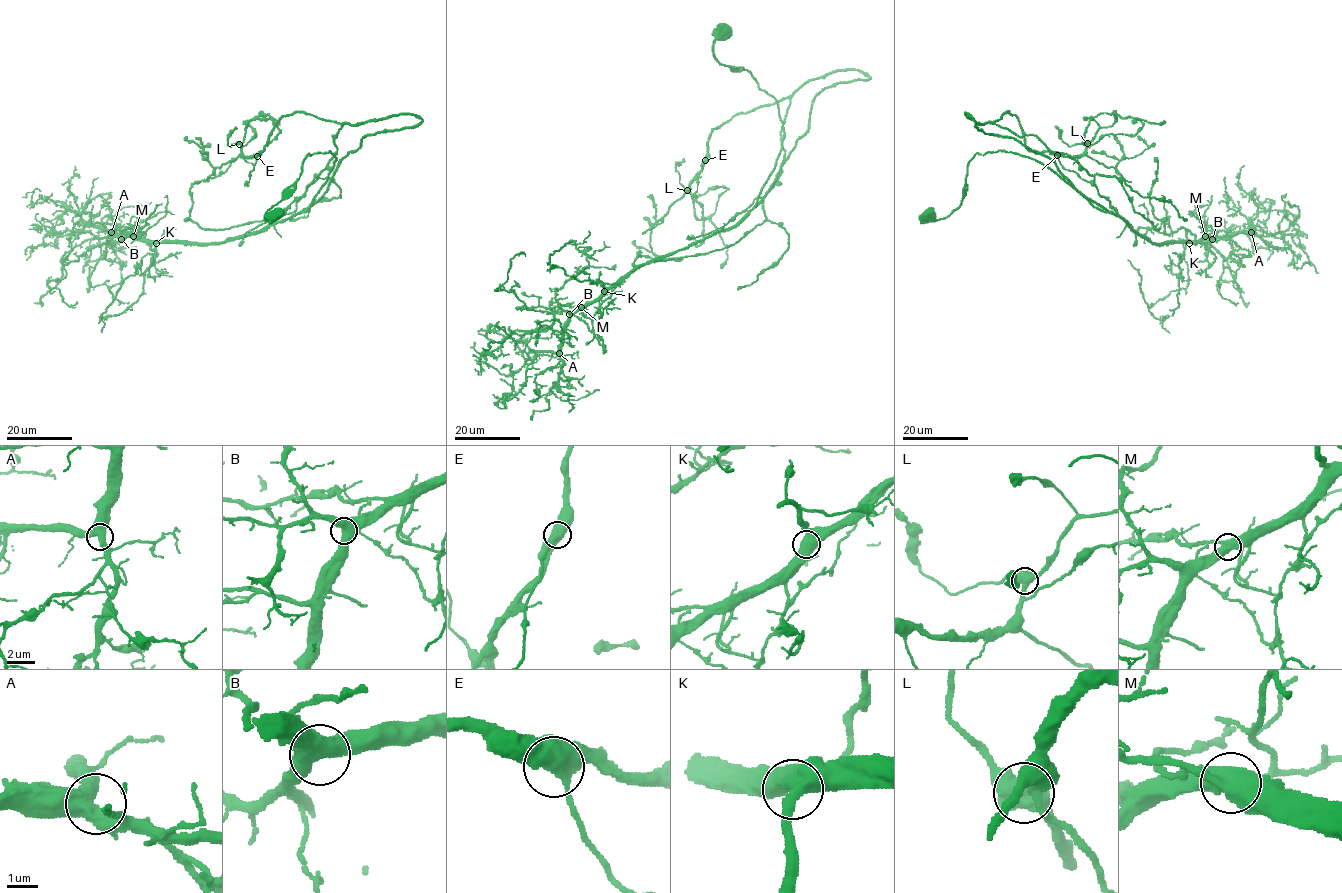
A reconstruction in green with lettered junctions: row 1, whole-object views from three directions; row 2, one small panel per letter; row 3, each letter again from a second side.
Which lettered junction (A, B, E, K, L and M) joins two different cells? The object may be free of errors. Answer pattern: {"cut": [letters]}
{"cut": []}

